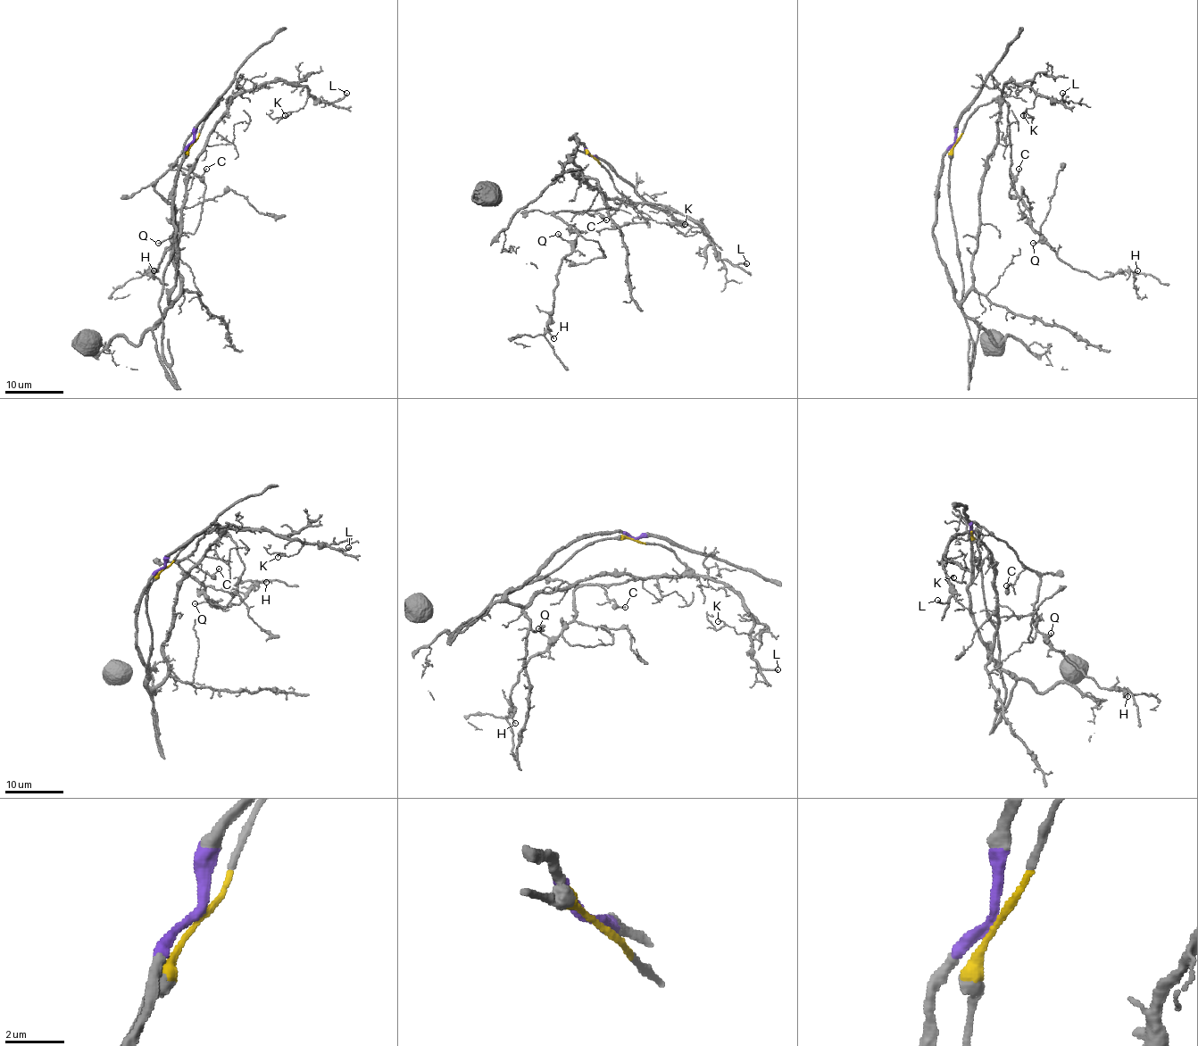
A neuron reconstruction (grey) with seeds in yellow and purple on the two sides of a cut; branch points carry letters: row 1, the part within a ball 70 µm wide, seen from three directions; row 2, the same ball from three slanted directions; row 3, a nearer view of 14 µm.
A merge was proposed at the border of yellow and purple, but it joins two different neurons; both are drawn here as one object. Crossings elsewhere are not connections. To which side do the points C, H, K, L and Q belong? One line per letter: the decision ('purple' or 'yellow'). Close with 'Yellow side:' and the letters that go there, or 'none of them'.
C: yellow
H: yellow
K: purple
L: purple
Q: yellow
Yellow side: C, H, Q

